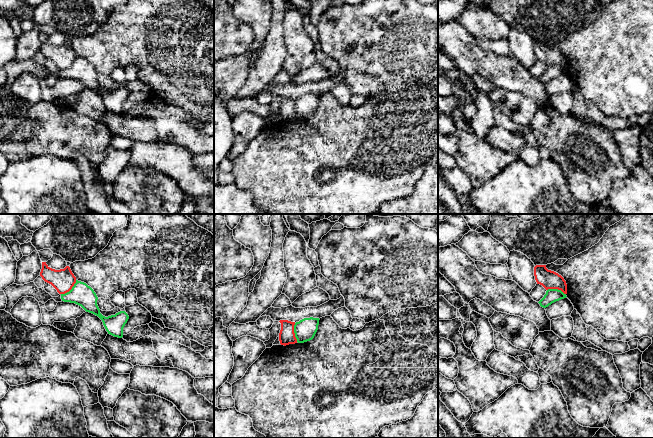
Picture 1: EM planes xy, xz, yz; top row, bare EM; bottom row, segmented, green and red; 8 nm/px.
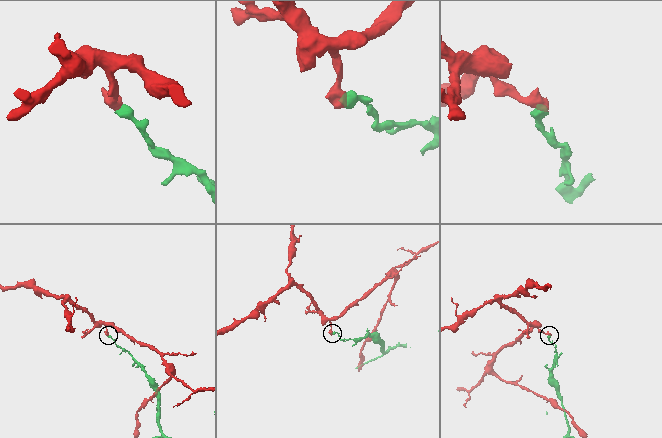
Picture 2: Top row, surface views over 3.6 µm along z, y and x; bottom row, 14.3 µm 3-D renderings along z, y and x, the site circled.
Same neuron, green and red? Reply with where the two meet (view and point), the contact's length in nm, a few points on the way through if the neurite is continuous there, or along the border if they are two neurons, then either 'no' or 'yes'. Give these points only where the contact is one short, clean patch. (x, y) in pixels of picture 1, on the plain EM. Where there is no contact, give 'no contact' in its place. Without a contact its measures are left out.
xy (71, 65) | 170 nm | along xy (76, 56), (68, 67), (61, 70) | no

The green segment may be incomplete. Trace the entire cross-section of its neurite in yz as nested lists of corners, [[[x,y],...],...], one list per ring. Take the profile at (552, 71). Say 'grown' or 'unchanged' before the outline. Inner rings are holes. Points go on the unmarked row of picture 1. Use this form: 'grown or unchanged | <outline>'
unchanged | [[[548,65],[544,73],[538,79],[541,83],[546,84],[552,79],[564,75],[566,73],[566,70],[564,70],[561,66]]]

